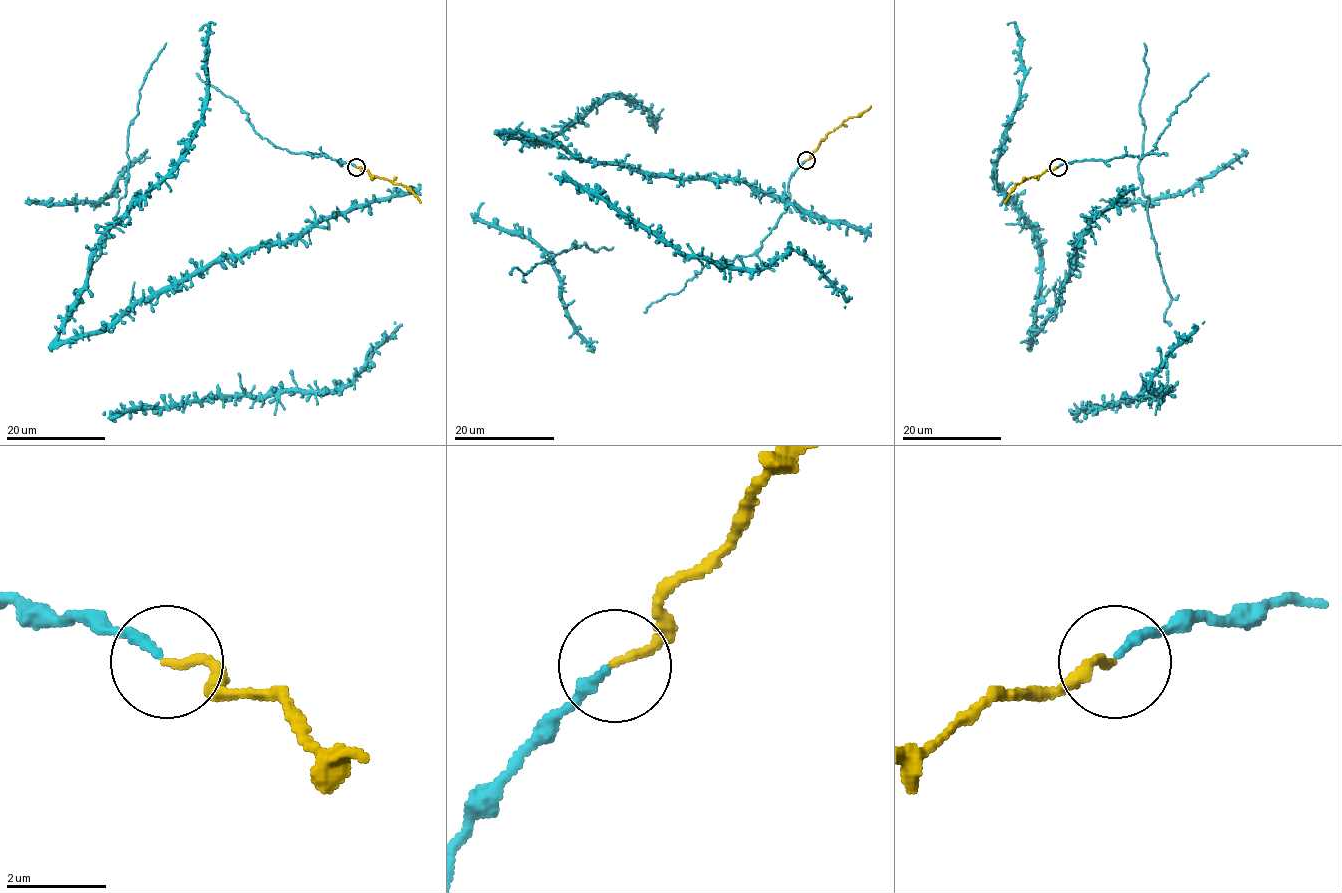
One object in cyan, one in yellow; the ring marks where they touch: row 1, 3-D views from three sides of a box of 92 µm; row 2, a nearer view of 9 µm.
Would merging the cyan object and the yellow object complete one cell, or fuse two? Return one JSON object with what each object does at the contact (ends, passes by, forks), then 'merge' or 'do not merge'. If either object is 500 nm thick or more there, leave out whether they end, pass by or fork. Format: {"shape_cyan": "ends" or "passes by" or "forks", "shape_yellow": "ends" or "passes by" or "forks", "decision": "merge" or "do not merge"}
{"shape_cyan": "ends", "shape_yellow": "ends", "decision": "merge"}

